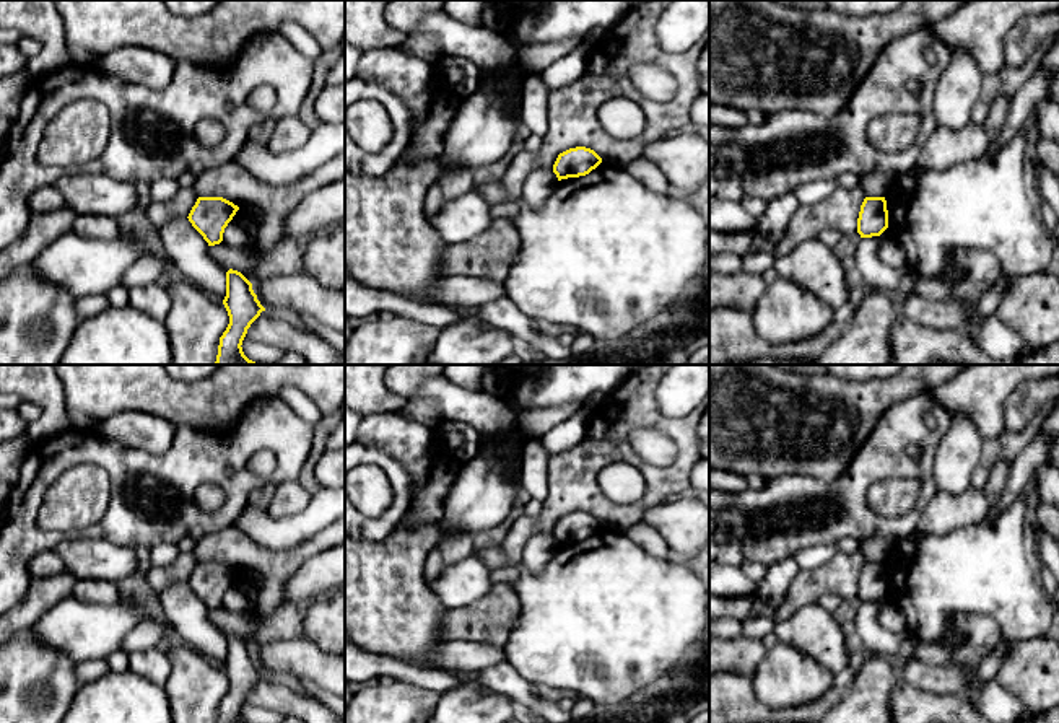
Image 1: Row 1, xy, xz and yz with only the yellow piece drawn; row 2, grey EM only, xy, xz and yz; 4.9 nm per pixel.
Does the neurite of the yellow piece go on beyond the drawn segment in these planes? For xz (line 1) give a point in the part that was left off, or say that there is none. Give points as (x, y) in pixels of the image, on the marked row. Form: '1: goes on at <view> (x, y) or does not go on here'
1: does not go on here

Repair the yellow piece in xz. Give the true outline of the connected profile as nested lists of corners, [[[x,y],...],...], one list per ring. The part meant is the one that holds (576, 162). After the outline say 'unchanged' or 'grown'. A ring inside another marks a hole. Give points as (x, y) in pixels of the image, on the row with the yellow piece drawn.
[[[576,147],[558,155],[553,173],[558,181],[589,174],[602,163],[602,158],[591,148]]]; unchanged

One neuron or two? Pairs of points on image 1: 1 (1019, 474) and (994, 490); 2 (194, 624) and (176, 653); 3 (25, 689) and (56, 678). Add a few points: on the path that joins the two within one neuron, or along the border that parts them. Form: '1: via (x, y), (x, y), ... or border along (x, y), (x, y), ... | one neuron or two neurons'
1: border along (1012, 463), (1004, 492), (991, 505) | two neurons
2: border along (184, 642), (205, 657) | two neurons
3: via (33, 687), (47, 678) | one neuron

